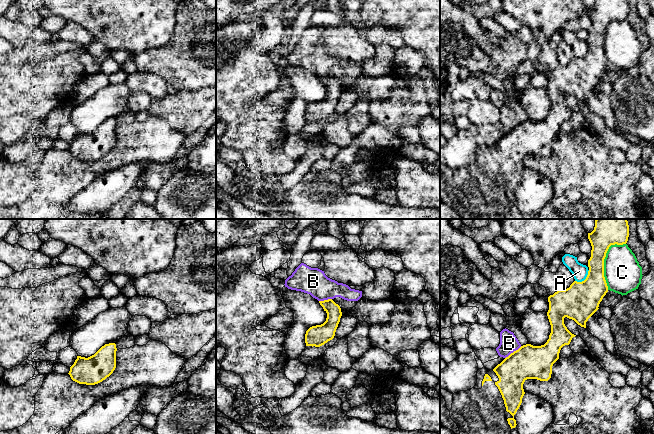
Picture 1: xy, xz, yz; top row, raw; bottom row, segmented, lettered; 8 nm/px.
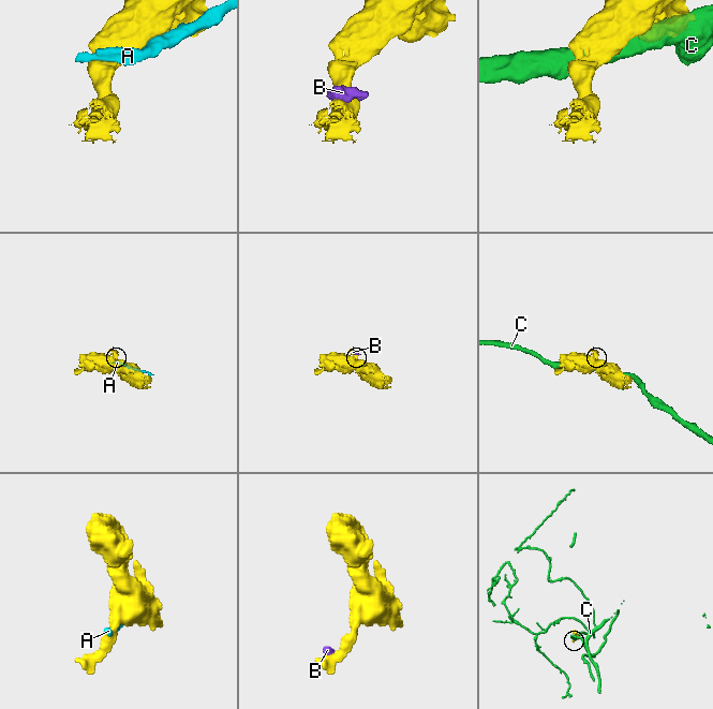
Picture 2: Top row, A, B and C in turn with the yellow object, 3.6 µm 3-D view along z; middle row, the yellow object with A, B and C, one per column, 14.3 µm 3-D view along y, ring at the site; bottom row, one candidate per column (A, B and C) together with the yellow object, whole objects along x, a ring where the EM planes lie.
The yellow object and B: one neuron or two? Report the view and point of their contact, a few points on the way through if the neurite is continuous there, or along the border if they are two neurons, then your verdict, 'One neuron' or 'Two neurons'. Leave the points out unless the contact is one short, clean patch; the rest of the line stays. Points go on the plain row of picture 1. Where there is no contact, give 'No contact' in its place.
Touches yellow at yz (514, 127). Boundary: yz (521, 122), (505, 134). Two neurons

